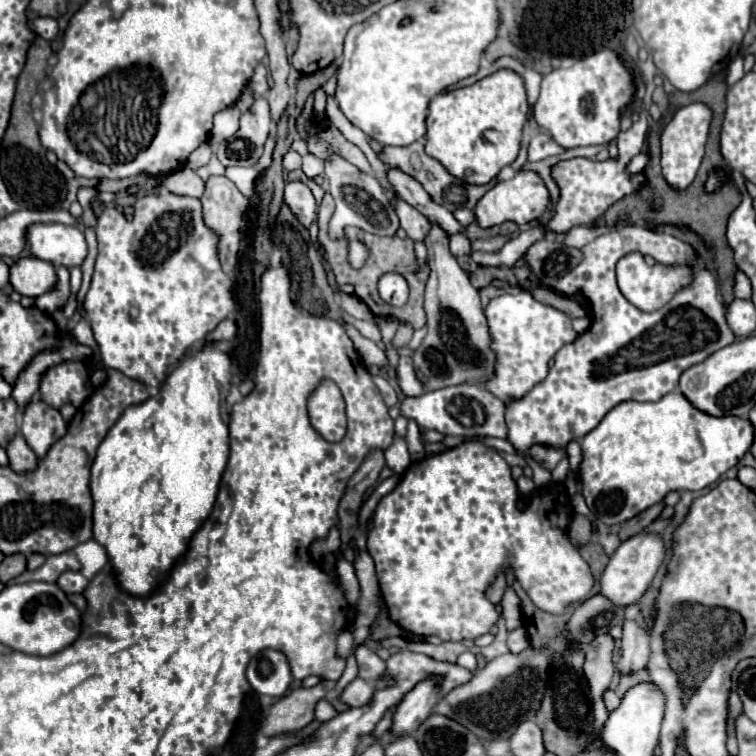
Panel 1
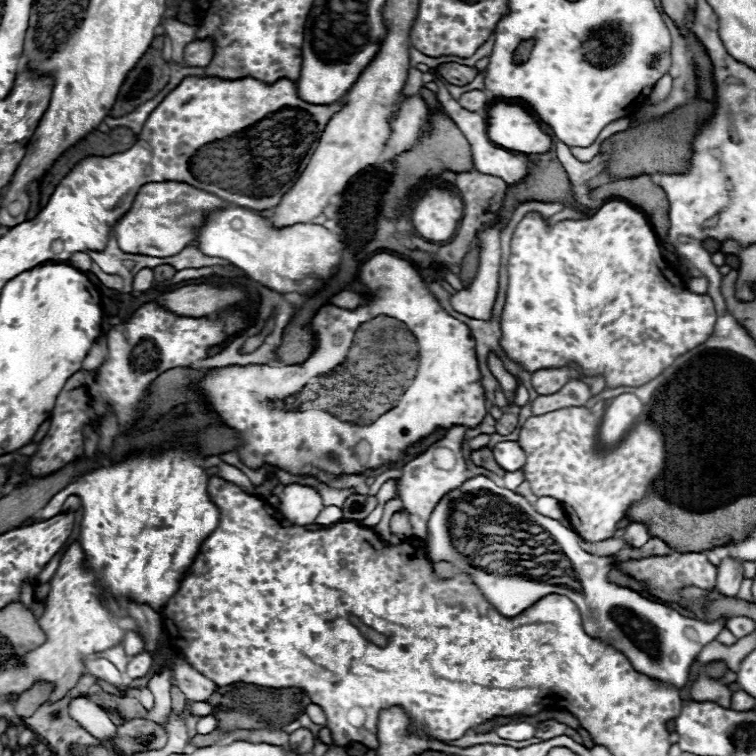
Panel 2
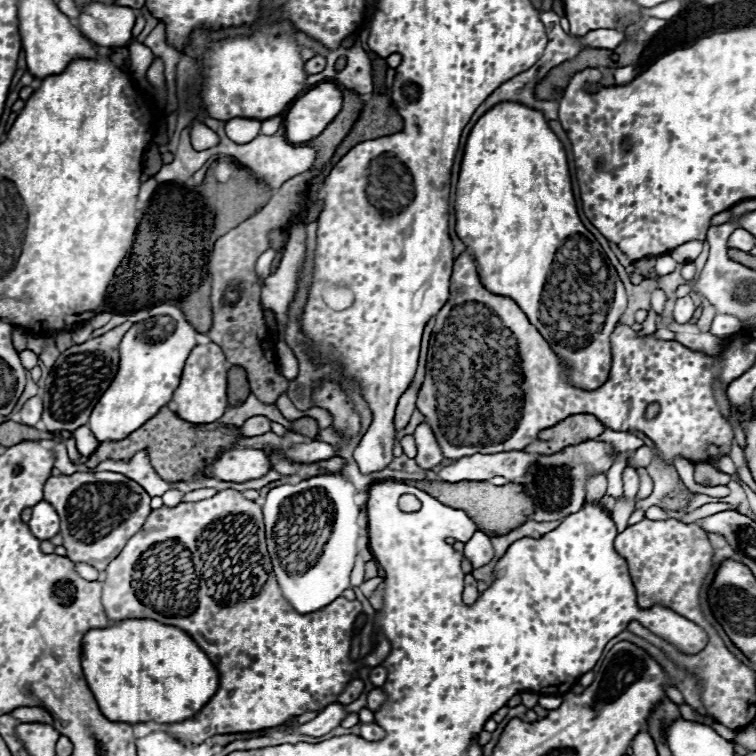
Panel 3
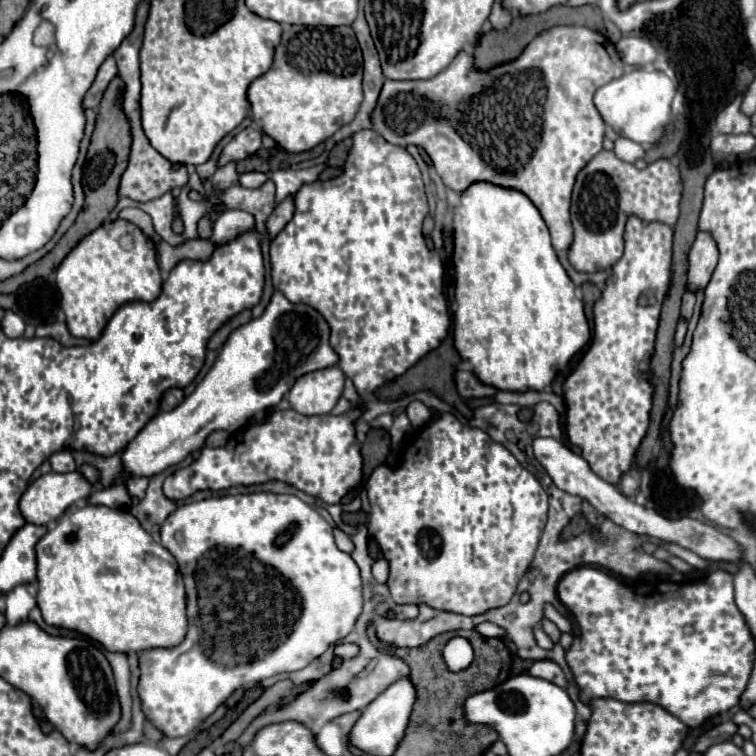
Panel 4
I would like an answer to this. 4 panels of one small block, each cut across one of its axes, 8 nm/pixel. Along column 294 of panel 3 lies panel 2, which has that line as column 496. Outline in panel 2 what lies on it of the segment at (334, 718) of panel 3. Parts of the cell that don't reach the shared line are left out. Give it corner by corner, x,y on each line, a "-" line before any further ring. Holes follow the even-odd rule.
520,722
520,724
504,724
504,726
498,726
496,728
496,734
500,738
506,738
506,740
528,740
534,736
534,726
526,724
526,722

